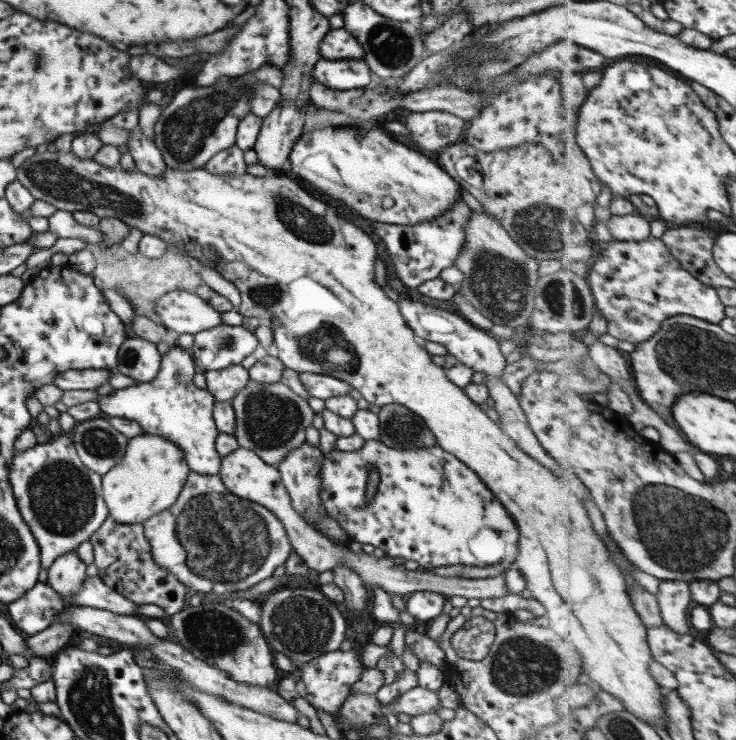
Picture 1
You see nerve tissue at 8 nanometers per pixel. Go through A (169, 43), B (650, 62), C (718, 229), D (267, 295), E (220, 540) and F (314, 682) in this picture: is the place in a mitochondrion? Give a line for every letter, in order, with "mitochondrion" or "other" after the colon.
A: other
B: other
C: other
D: mitochondrion
E: mitochondrion
F: other

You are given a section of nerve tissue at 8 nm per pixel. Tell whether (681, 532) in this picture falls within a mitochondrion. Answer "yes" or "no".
yes

